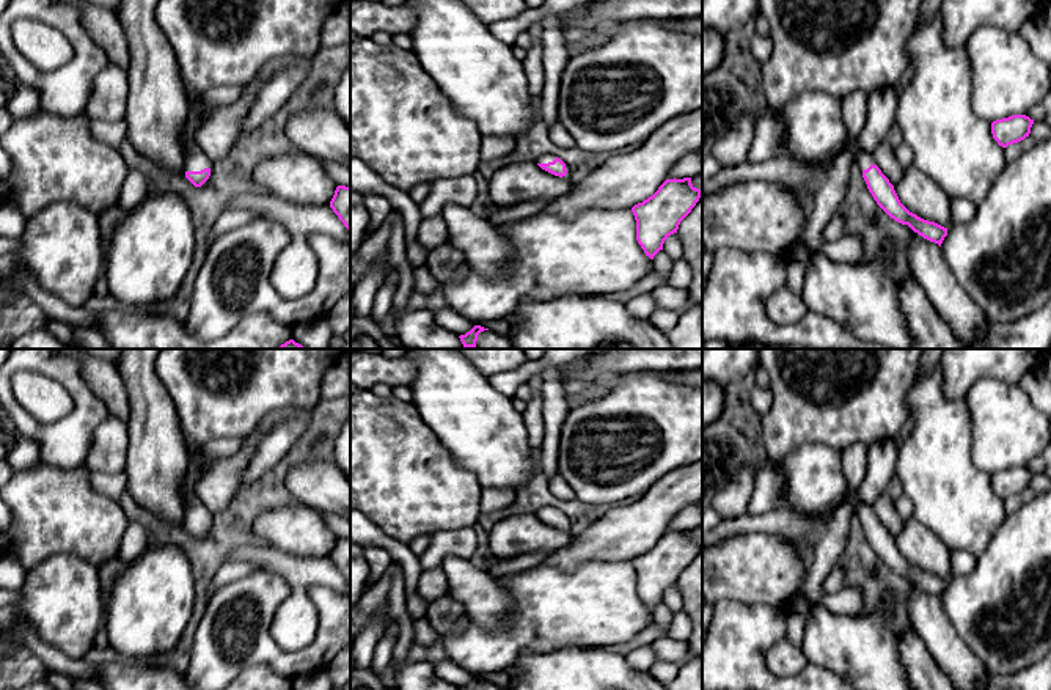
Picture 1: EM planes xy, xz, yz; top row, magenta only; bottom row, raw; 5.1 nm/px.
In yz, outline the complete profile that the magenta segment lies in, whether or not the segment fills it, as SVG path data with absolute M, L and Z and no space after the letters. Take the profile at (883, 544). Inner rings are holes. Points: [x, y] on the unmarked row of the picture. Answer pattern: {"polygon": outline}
{"polygon": "M858 503L856 517L862 523L862 530L867 536L869 544L872 545L877 556L895 574L908 577L914 585L924 591L935 594L941 599L944 589L947 588L947 580L924 572L916 566L910 564L899 552L894 538L881 525L881 522L873 516L872 506Z"}

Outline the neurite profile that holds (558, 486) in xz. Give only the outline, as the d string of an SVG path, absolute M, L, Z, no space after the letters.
M556 473L551 479L548 479L548 490L553 497L562 501L575 500L577 495L572 487L566 483L566 479Z

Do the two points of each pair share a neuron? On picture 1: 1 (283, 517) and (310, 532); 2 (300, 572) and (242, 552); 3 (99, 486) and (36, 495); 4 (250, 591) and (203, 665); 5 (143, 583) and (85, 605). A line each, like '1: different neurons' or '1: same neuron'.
1: same neuron
2: same neuron
3: different neurons
4: same neuron
5: different neurons

